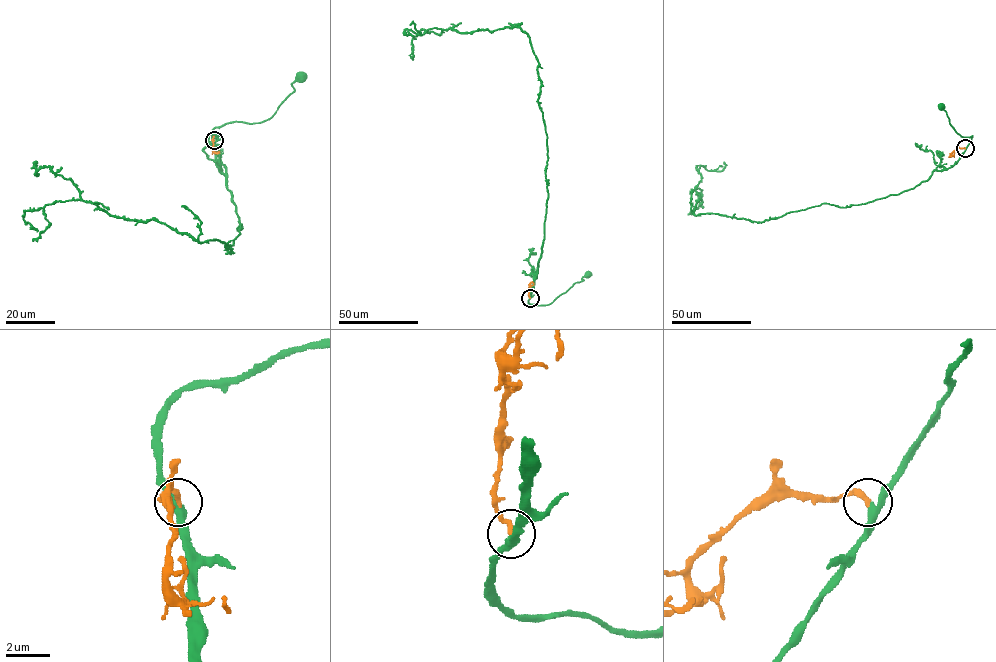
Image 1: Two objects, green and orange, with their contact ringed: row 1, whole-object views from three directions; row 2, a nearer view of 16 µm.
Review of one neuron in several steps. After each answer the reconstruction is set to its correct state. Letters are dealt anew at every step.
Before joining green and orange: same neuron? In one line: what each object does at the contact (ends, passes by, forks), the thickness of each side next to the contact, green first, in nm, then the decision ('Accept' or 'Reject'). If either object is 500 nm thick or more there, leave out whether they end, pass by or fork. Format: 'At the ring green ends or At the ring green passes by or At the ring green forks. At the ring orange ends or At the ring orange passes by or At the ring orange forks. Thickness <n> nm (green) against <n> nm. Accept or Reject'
At the ring green passes by. At the ring orange ends. Thickness 320 nm (green) against 240 nm. Accept

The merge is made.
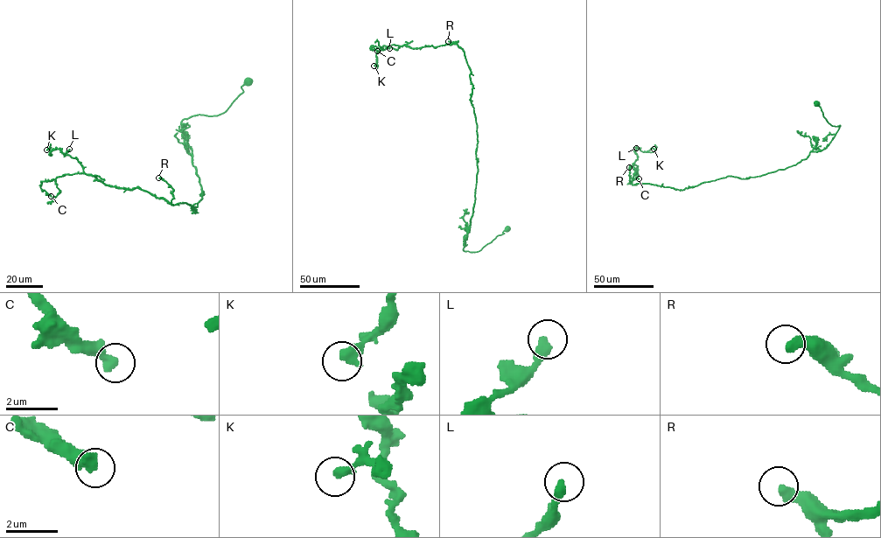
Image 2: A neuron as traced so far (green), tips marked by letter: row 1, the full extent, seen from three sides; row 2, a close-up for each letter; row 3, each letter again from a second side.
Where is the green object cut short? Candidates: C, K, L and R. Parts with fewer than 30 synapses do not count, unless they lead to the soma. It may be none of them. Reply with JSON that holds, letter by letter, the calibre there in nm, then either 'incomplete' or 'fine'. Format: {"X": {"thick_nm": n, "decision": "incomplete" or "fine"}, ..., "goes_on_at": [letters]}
{"C": {"thick_nm": 440, "decision": "fine"}, "K": {"thick_nm": 380, "decision": "fine"}, "L": {"thick_nm": 360, "decision": "fine"}, "R": {"thick_nm": 440, "decision": "fine"}, "goes_on_at": []}

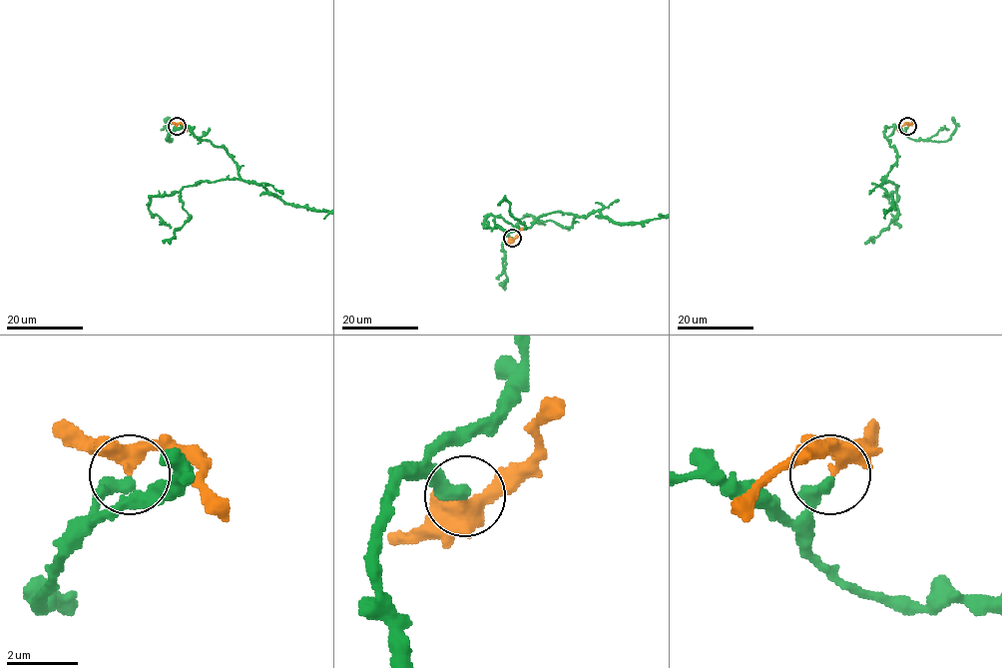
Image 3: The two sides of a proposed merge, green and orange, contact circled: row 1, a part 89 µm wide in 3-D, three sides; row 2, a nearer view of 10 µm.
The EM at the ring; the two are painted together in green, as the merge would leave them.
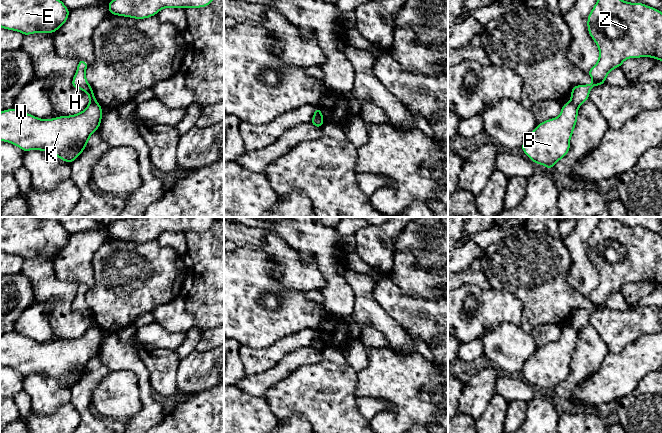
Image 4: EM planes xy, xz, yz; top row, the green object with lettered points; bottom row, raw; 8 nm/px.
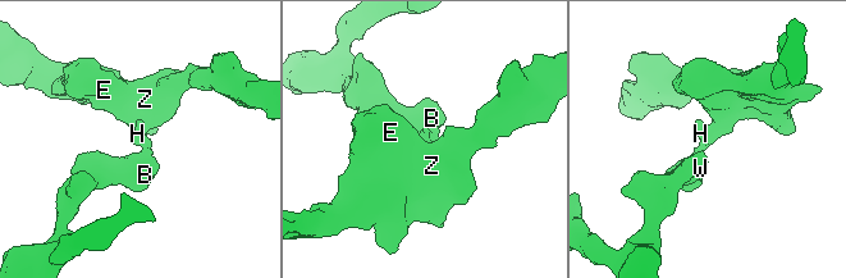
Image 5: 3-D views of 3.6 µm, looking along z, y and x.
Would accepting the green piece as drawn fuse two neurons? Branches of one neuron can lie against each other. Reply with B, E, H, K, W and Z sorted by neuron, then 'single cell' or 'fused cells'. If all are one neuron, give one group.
B K W / E H Z | fused cells

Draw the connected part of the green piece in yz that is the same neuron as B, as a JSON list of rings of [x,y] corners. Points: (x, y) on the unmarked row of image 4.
[[[562,328],[558,341],[539,347],[523,364],[522,375],[533,387],[553,393],[570,374],[570,363],[577,347],[578,331]]]

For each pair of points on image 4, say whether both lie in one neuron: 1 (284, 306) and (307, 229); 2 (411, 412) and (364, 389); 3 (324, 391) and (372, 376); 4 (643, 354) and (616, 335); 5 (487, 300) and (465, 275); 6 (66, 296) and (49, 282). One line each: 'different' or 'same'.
1: different
2: same
3: different
4: different
5: different
6: same

